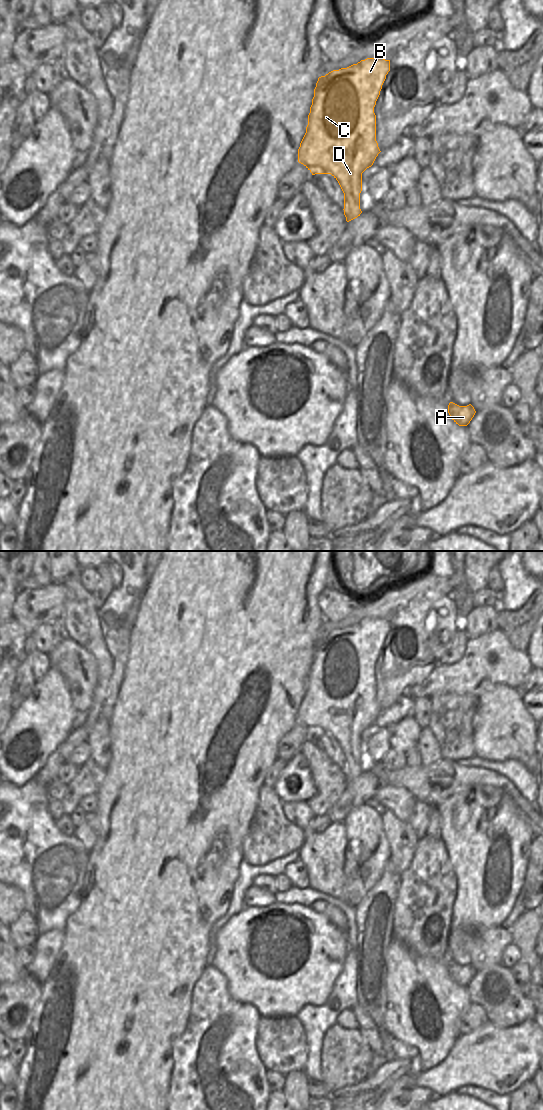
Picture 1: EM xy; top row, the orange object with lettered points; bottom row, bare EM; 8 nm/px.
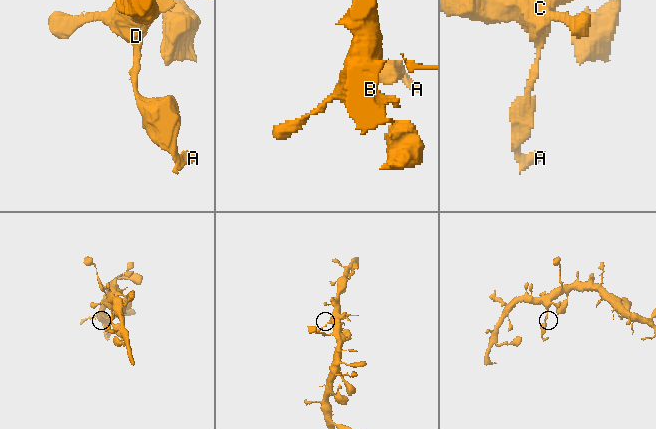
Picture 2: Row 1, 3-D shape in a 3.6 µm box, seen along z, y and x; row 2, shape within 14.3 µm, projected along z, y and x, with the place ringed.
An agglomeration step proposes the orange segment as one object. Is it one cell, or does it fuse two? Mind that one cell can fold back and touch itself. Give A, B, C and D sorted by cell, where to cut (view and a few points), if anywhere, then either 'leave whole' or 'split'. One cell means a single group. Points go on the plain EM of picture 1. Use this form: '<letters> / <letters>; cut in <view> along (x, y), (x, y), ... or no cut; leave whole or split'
A / B C D; cut in xy along (344, 755), (353, 755), (359, 760); split

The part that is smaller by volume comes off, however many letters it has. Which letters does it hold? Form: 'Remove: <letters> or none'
Remove: A.

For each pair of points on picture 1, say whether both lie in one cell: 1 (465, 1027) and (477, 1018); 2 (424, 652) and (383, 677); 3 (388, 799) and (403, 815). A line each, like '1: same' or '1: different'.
1: same
2: same
3: same

